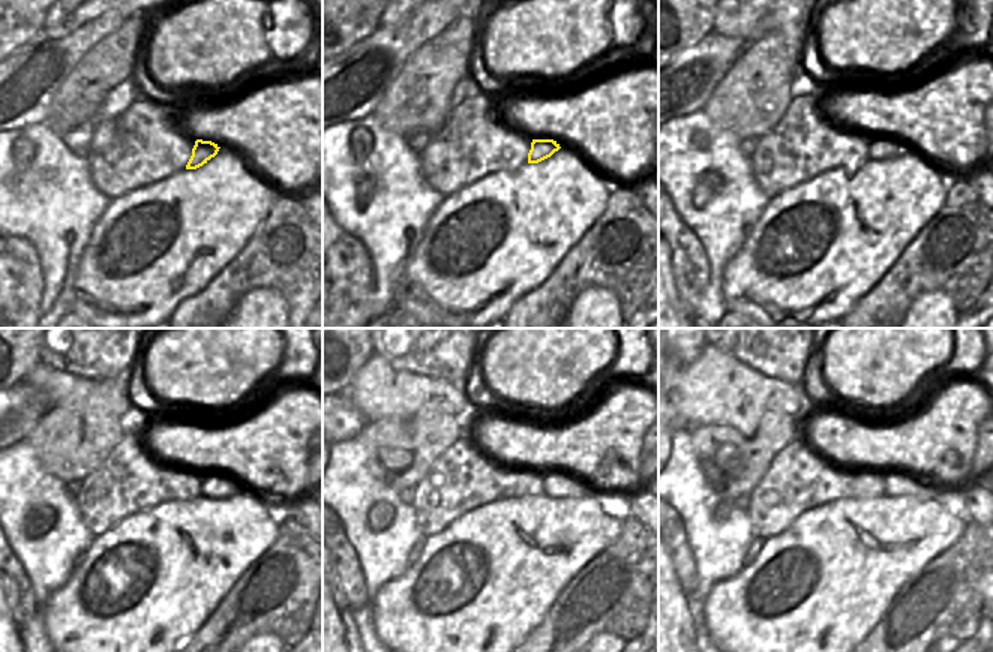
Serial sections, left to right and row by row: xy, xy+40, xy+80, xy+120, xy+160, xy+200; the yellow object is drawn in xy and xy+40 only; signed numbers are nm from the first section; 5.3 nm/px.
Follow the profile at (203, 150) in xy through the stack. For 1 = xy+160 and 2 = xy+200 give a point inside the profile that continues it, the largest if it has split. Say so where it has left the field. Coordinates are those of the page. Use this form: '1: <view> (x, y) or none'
1: xy+160 (557, 484)
2: xy+200 (896, 483)

